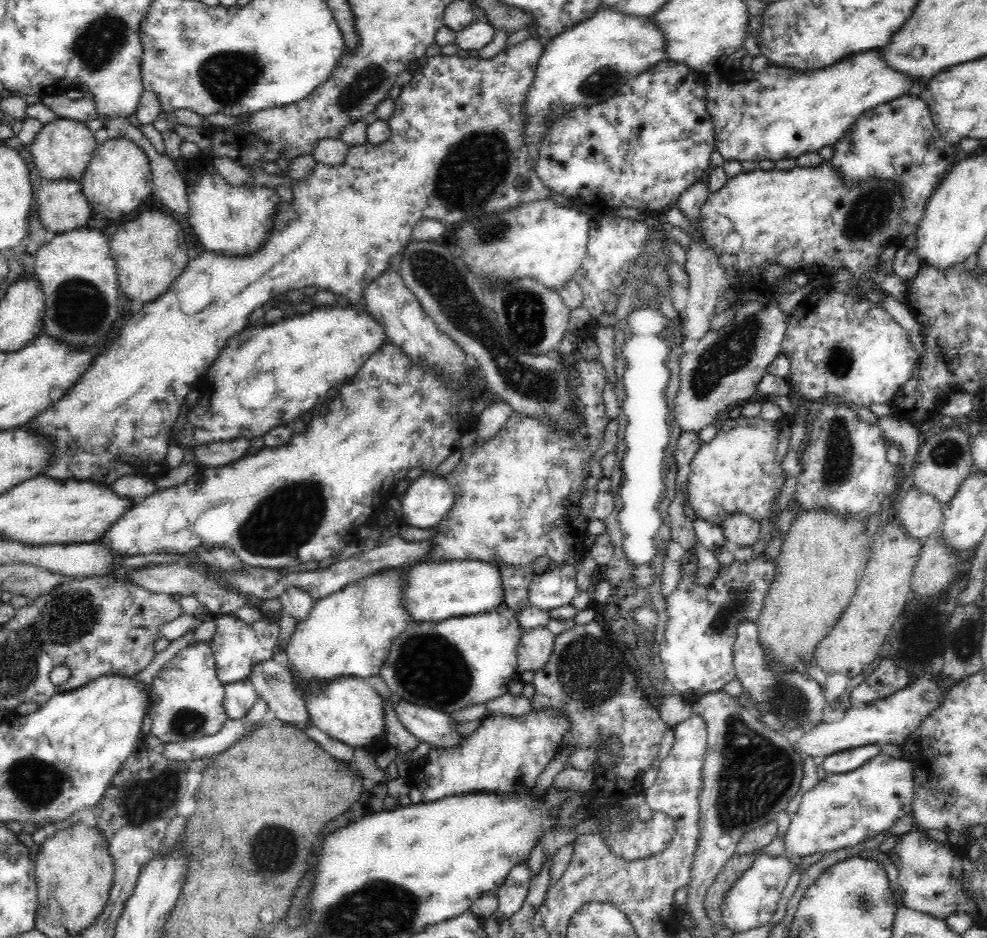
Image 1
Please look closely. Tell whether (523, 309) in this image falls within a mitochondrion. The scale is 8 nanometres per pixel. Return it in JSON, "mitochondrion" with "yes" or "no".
{"mitochondrion":"yes"}

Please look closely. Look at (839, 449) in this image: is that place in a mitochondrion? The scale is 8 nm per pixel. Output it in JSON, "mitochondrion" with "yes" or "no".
{"mitochondrion":"yes"}

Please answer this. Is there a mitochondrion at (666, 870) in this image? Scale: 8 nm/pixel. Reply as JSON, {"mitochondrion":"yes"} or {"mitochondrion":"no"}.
{"mitochondrion":"yes"}

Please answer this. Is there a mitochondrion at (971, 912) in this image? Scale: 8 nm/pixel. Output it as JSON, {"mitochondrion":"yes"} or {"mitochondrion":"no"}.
{"mitochondrion":"no"}

